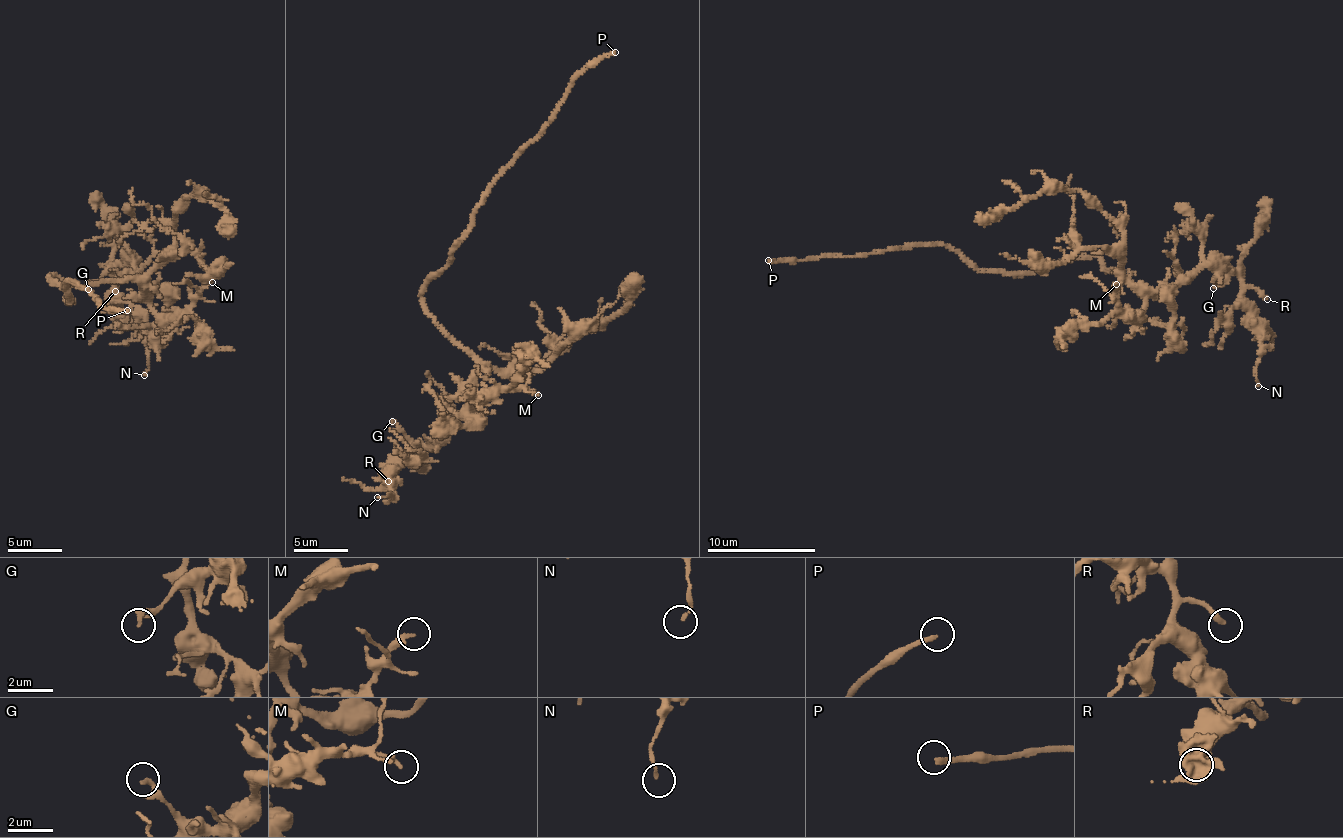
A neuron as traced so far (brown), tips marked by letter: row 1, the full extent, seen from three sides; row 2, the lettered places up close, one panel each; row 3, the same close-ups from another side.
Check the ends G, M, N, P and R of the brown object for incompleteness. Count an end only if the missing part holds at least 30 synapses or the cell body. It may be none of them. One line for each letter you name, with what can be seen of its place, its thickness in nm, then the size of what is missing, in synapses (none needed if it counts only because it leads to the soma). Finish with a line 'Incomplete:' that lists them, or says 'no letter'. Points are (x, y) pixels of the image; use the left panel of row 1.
P: (127, 310) | 240 nm
R: (115, 291) | 320 nm | 40 syn
Incomplete: P, R

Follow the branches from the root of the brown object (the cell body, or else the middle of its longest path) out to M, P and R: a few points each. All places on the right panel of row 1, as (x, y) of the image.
M: (1097, 257), (1103, 270), (1119, 271), (1144, 300), (1140, 312), (1127, 315), (1123, 313), (1113, 288), (1116, 284)
P: (1097, 257), (1066, 257), (1034, 272), (982, 272), (942, 245), (888, 247), (860, 256), (768, 260)
R: (1097, 257), (1103, 270), (1119, 271), (1134, 284), (1156, 290), (1176, 286), (1204, 266), (1220, 265), (1267, 299)

